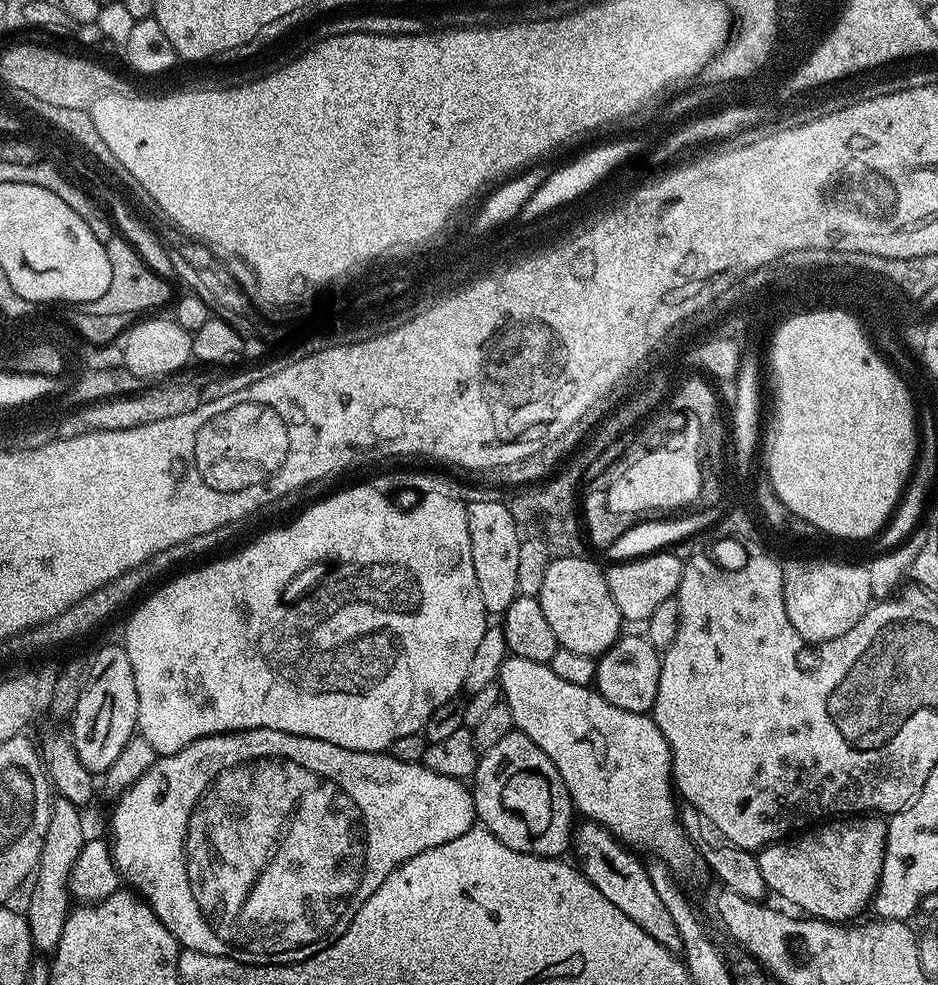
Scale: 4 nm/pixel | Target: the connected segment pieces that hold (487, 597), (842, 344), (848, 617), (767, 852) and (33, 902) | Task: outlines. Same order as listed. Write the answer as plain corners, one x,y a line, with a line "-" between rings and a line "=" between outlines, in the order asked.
504,500
467,505
470,554
474,562
474,574
478,578
478,594
482,594
482,606
489,614
503,614
519,593
518,554
522,535
516,529
516,520
506,505
=
836,312
801,316
784,325
778,336
770,336
772,346
772,384
776,387
776,433
772,436
772,449
768,452
768,471
766,477
773,484
777,498
799,518
812,523
821,533
841,536
844,540
864,540
872,536
895,513
914,472
918,460
918,408
912,405
909,385
901,379
896,380
884,364
873,356
871,348
860,335
860,330
848,316
=
800,560
784,564
783,598
791,625
805,641
813,644
843,639
846,632
865,616
874,597
865,565
=
852,814
847,818
829,819
795,838
777,840
776,843
759,849
755,857
769,893
777,892
782,899
789,900
796,907
793,909
817,920
852,922
859,917
856,915
864,907
867,909
871,905
872,897
876,894
876,887
882,874
882,862
886,854
887,838
887,819
876,814
=
59,798
52,800
50,822
46,826
46,838
42,838
42,854
38,854
34,879
31,881
32,889
28,892
28,912
26,911
32,946
40,954
55,953
62,938
62,926
66,926
70,911
68,879
74,870
74,862
78,862
78,854
82,854
86,839
84,820
80,816
83,816
81,809
76,808
74,802

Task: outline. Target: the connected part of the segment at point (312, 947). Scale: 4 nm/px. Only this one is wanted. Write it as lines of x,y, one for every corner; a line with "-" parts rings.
251,728
245,732
226,732
218,736
203,736
194,742
190,742
190,746
186,746
174,754
157,758
154,766
150,766
146,770
146,774
142,774
142,778
138,778
138,782
134,782
134,786
130,786
127,792
123,792
115,801
115,804
116,809
112,812
110,843
112,845
112,857
116,863
116,868
121,874
123,883
129,889
139,893
145,904
152,906
154,914
160,919
162,926
166,926
166,930
170,930
170,934
174,934
174,938
180,943
181,949
189,952
225,956
243,964
297,964
322,950
326,950
326,946
333,944
348,929
350,922
356,919
362,902
366,902
366,898
370,898
370,894
374,894
374,890
378,890
378,886
382,886
384,879
399,864
404,864
407,860
413,860
415,856
430,850
434,846
442,846
446,842
454,842
454,838
462,838
462,834
466,834
477,823
476,807
472,801
472,793
465,781
446,778
442,774
430,770
422,762
418,764
398,762
398,758
394,758
387,751
355,752
354,750
346,750
342,746
334,746
334,742
322,742
318,738
295,736
294,734
286,734
282,730
266,730
265,728

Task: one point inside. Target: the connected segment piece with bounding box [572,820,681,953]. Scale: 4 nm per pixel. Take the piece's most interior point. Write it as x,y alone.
616,871

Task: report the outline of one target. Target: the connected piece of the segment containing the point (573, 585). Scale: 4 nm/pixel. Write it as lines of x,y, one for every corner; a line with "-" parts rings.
587,555
549,559
538,599
559,647
599,658
620,639
622,617
618,606
614,606
614,598
610,598
605,569
588,559

